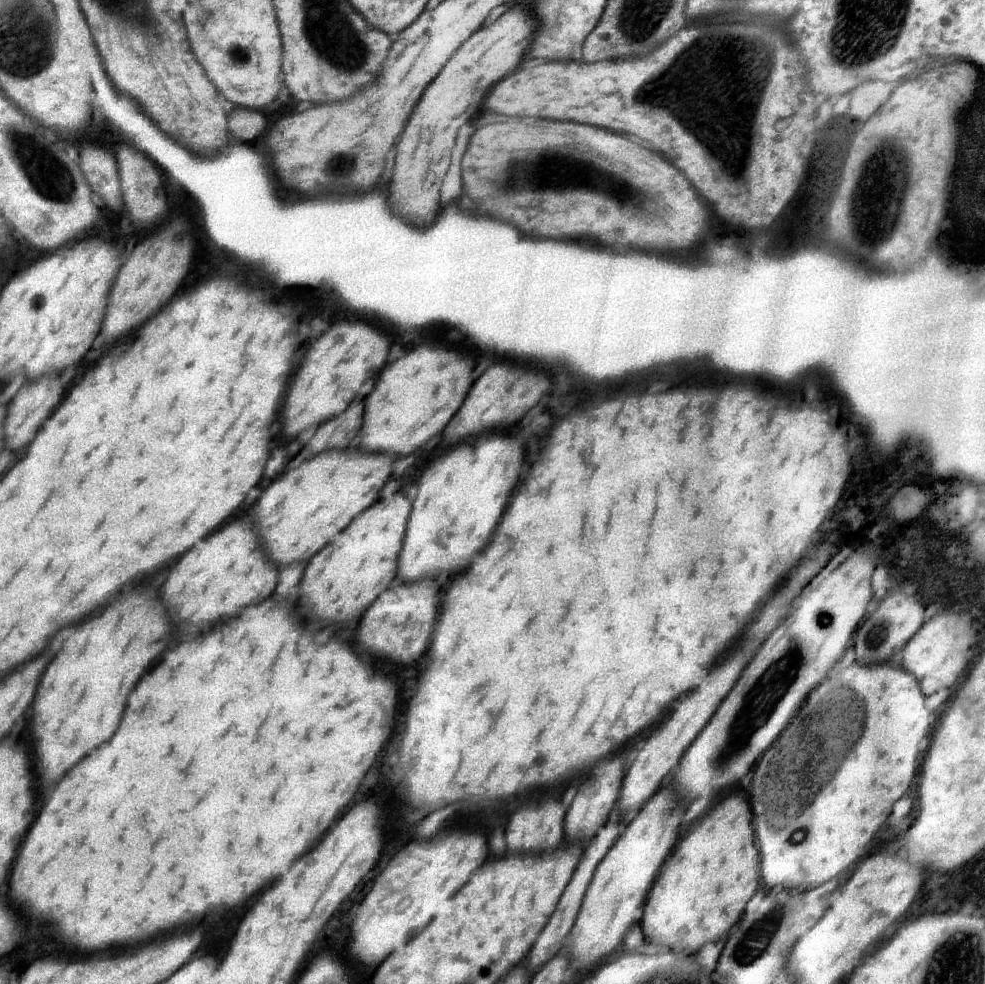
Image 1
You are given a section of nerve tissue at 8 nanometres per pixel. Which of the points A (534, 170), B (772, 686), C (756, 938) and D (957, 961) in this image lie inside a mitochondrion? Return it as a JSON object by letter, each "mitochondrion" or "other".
{"A":"mitochondrion","B":"mitochondrion","C":"mitochondrion","D":"mitochondrion"}

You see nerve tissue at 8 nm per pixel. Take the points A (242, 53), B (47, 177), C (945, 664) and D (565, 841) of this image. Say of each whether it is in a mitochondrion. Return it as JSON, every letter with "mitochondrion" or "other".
{"A":"mitochondrion","B":"mitochondrion","C":"other","D":"other"}

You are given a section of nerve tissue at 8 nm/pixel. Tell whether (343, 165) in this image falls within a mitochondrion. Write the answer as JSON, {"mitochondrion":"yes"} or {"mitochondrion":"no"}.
{"mitochondrion":"yes"}

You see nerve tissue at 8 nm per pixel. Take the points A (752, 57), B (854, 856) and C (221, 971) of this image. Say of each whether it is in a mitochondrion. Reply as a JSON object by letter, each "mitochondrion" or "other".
{"A":"mitochondrion","B":"other","C":"other"}

